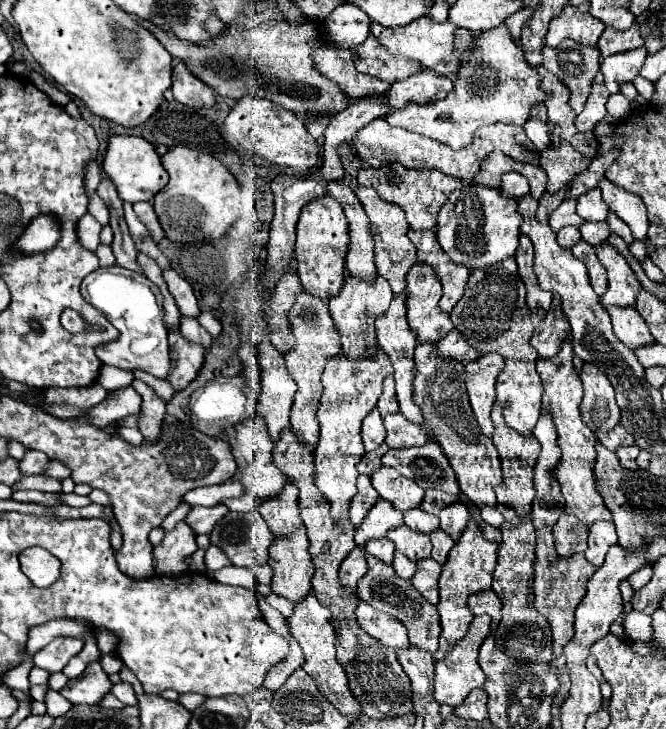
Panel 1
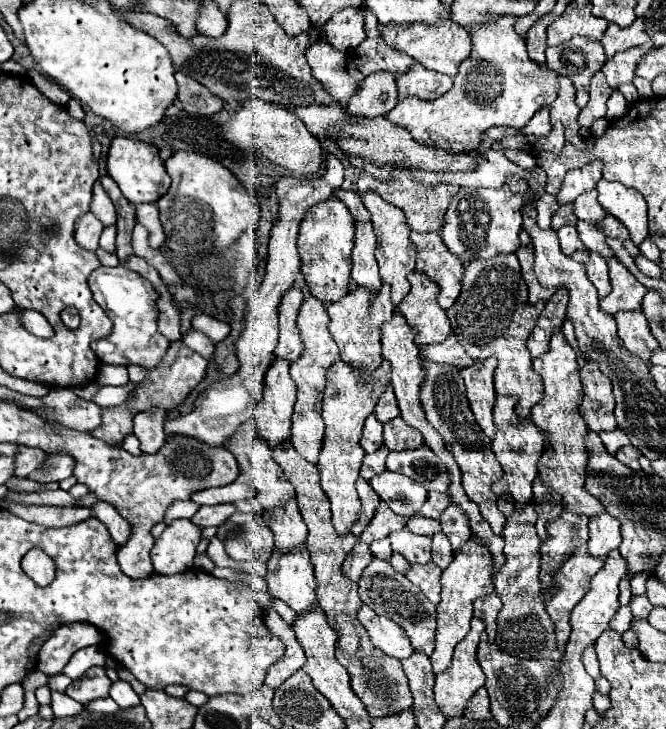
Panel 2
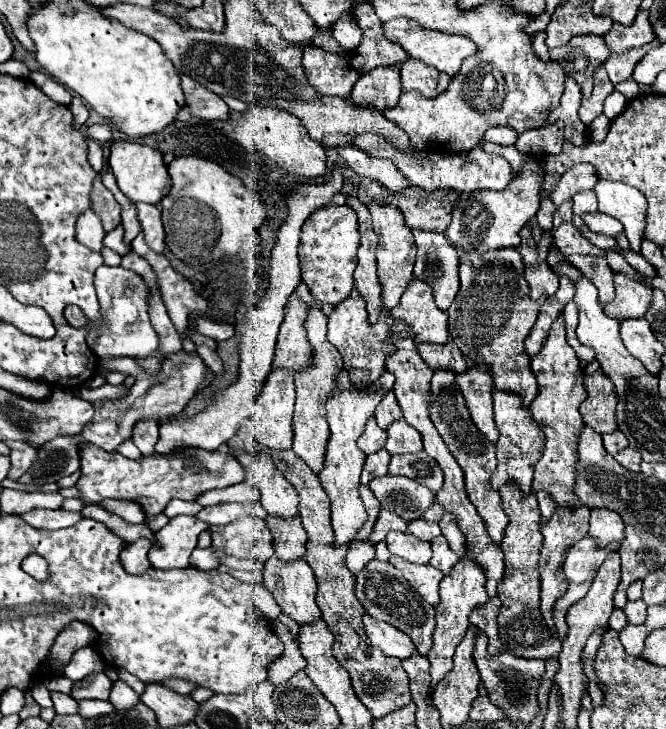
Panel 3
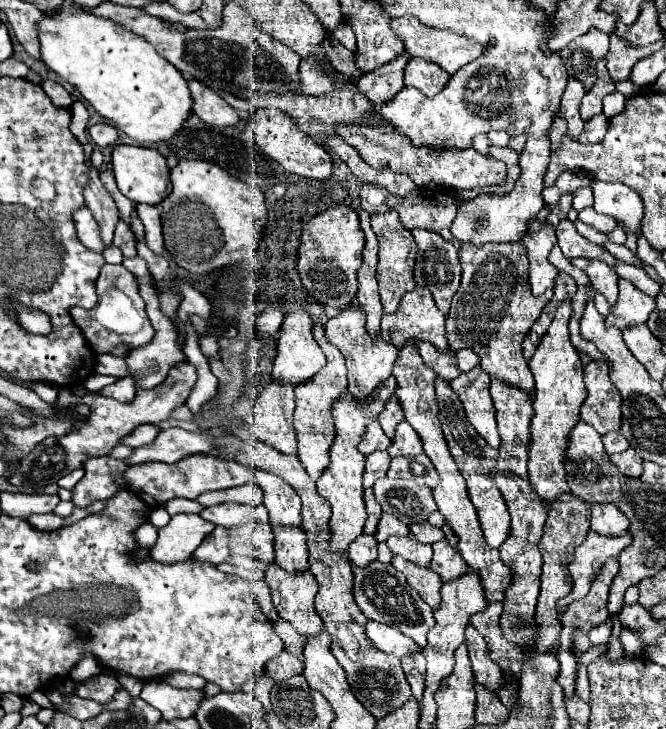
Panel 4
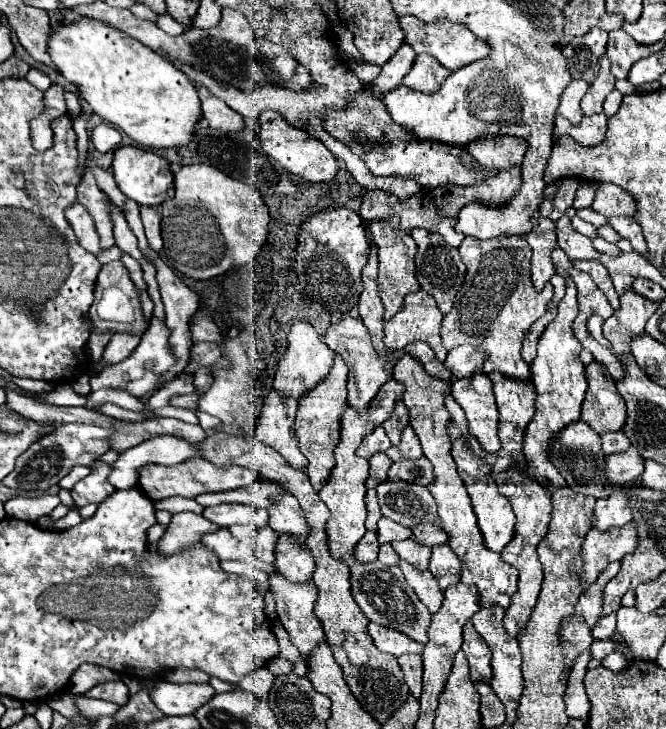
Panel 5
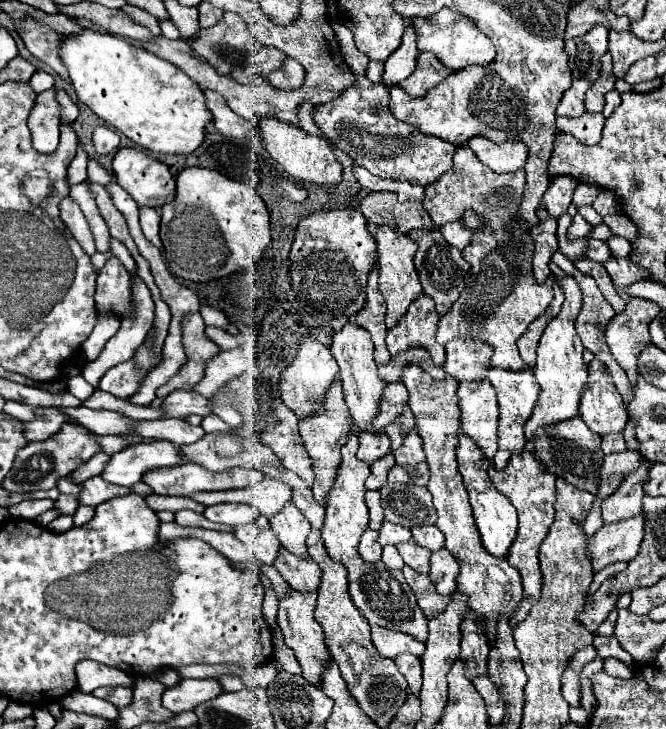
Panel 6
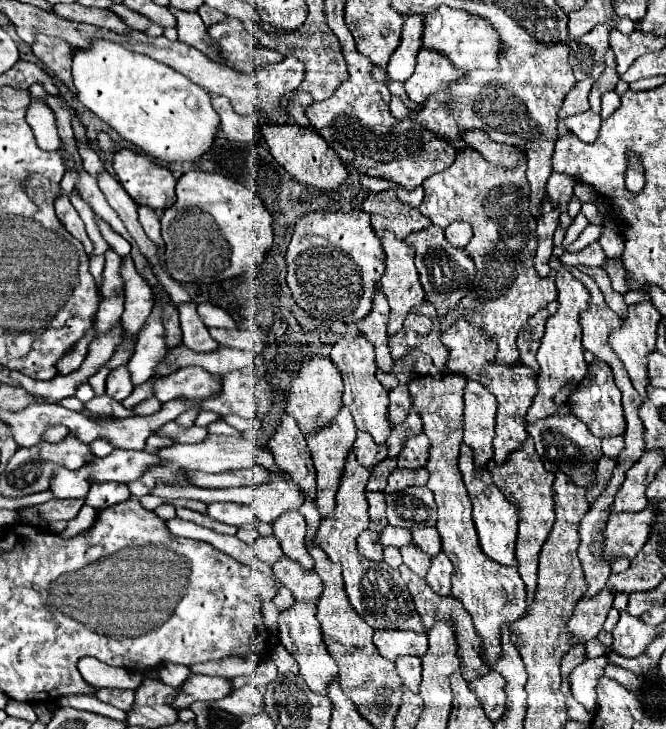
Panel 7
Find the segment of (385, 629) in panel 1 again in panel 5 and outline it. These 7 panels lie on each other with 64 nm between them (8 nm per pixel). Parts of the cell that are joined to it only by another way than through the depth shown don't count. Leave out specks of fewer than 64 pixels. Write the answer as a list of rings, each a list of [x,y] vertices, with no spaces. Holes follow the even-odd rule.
[[[368,624],[368,632],[370,632],[376,648],[380,652],[386,652],[386,654],[392,654],[392,656],[400,656],[400,654],[406,654],[406,652],[422,654],[422,650],[424,650],[424,644],[420,644],[420,642],[408,638],[402,632],[392,630],[392,628]]]

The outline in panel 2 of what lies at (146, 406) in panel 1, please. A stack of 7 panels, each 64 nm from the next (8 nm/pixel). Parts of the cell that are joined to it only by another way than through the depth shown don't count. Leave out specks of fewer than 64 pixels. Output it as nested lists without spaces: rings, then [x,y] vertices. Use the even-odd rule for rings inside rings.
[[[128,382],[125,386],[102,386],[93,398],[93,402],[101,407],[115,406],[125,400],[130,391],[135,390],[138,383]],[[152,408],[146,414],[138,414],[134,418],[134,436],[140,440],[140,450],[146,454],[154,454],[162,448],[164,444],[164,432],[162,432],[162,424],[164,424],[164,416],[166,412],[160,408]]]

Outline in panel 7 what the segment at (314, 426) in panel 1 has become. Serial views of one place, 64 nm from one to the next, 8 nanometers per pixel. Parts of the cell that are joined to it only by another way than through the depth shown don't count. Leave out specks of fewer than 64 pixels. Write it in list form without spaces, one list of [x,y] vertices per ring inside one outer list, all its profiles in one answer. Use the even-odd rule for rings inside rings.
[[[342,408],[342,412],[334,418],[334,424],[322,428],[324,432],[316,432],[316,434],[310,434],[308,438],[308,448],[312,452],[312,460],[314,460],[314,466],[316,466],[316,474],[318,474],[318,496],[316,496],[316,506],[318,506],[318,512],[322,518],[328,518],[332,516],[334,512],[334,498],[336,498],[336,490],[340,486],[340,478],[344,474],[344,462],[346,462],[346,456],[356,440],[356,426],[354,426],[354,420],[350,416],[350,412],[346,412],[346,408]]]

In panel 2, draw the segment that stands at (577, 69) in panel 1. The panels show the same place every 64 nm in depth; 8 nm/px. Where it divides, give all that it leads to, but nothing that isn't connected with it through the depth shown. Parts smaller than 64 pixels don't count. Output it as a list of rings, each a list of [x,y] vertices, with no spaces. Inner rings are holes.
[[[574,36],[566,44],[546,50],[546,66],[560,76],[568,76],[576,86],[576,104],[580,108],[588,102],[590,78],[604,66],[606,54],[600,40]]]

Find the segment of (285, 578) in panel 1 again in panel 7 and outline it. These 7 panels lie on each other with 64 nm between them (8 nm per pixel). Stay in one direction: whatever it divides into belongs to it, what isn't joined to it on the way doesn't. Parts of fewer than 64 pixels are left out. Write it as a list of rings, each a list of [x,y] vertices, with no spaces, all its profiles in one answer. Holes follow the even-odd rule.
[[[294,604],[290,612],[280,612],[278,616],[278,638],[280,644],[294,656],[300,666],[300,676],[312,692],[328,694],[328,684],[338,676],[338,666],[322,644],[320,622],[316,618],[316,604]]]

